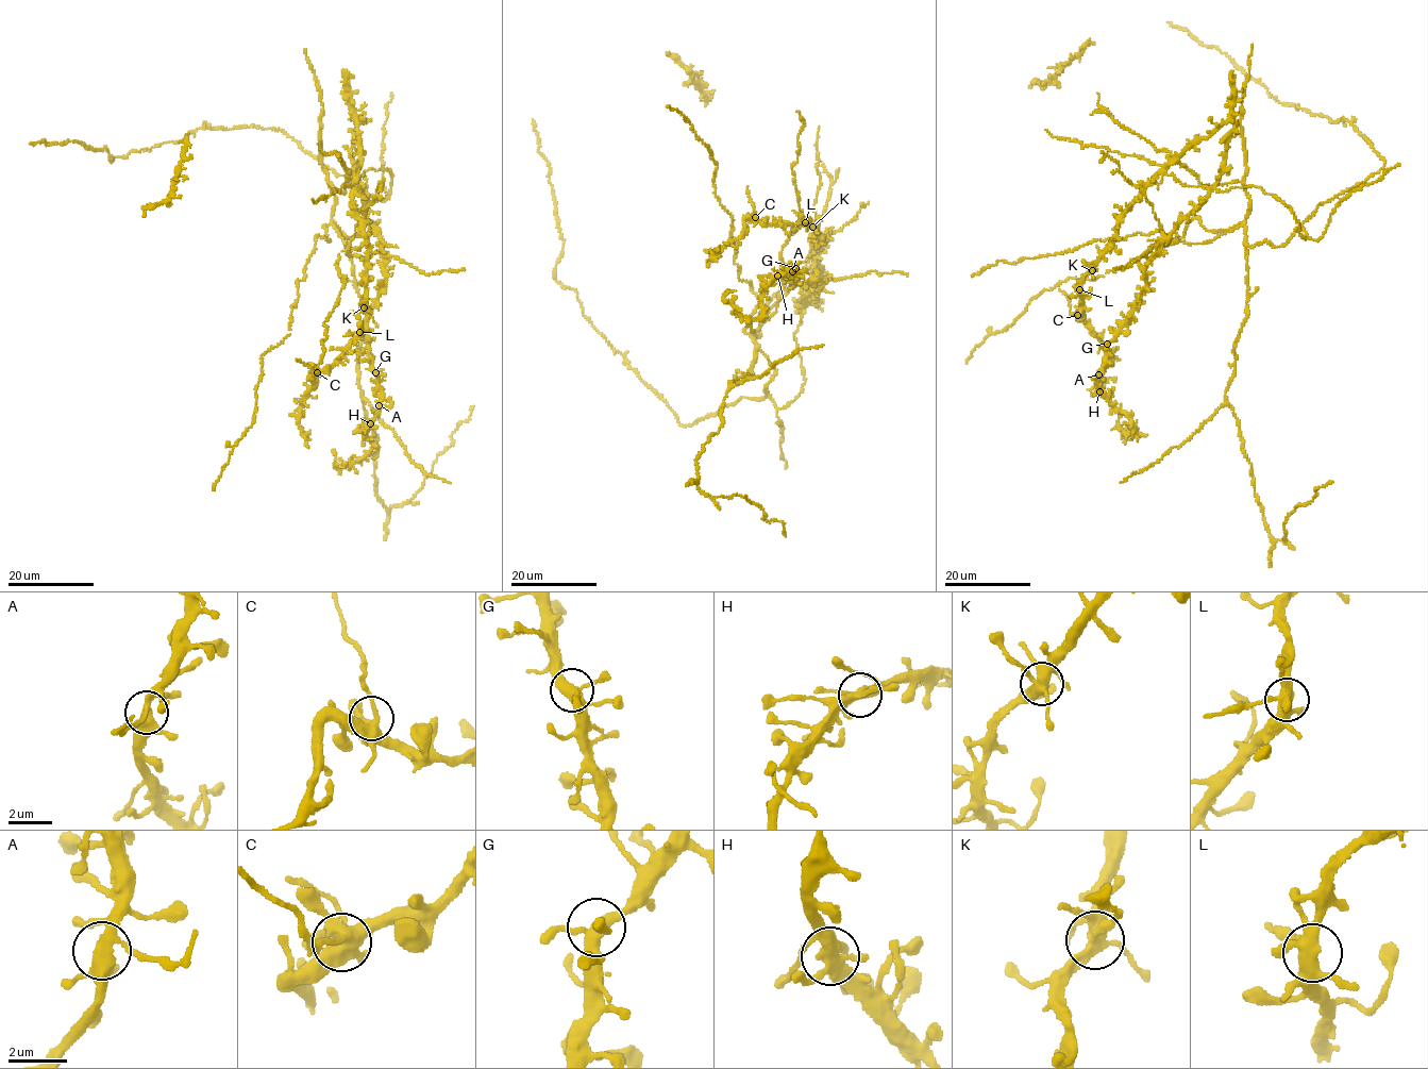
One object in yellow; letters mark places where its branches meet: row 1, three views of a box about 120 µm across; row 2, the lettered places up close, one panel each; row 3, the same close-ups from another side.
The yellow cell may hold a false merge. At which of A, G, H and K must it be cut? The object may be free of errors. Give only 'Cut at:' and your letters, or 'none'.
Cut at: none

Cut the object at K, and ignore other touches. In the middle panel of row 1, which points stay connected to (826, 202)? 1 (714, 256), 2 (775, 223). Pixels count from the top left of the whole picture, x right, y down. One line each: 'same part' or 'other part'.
1: other part
2: other part

